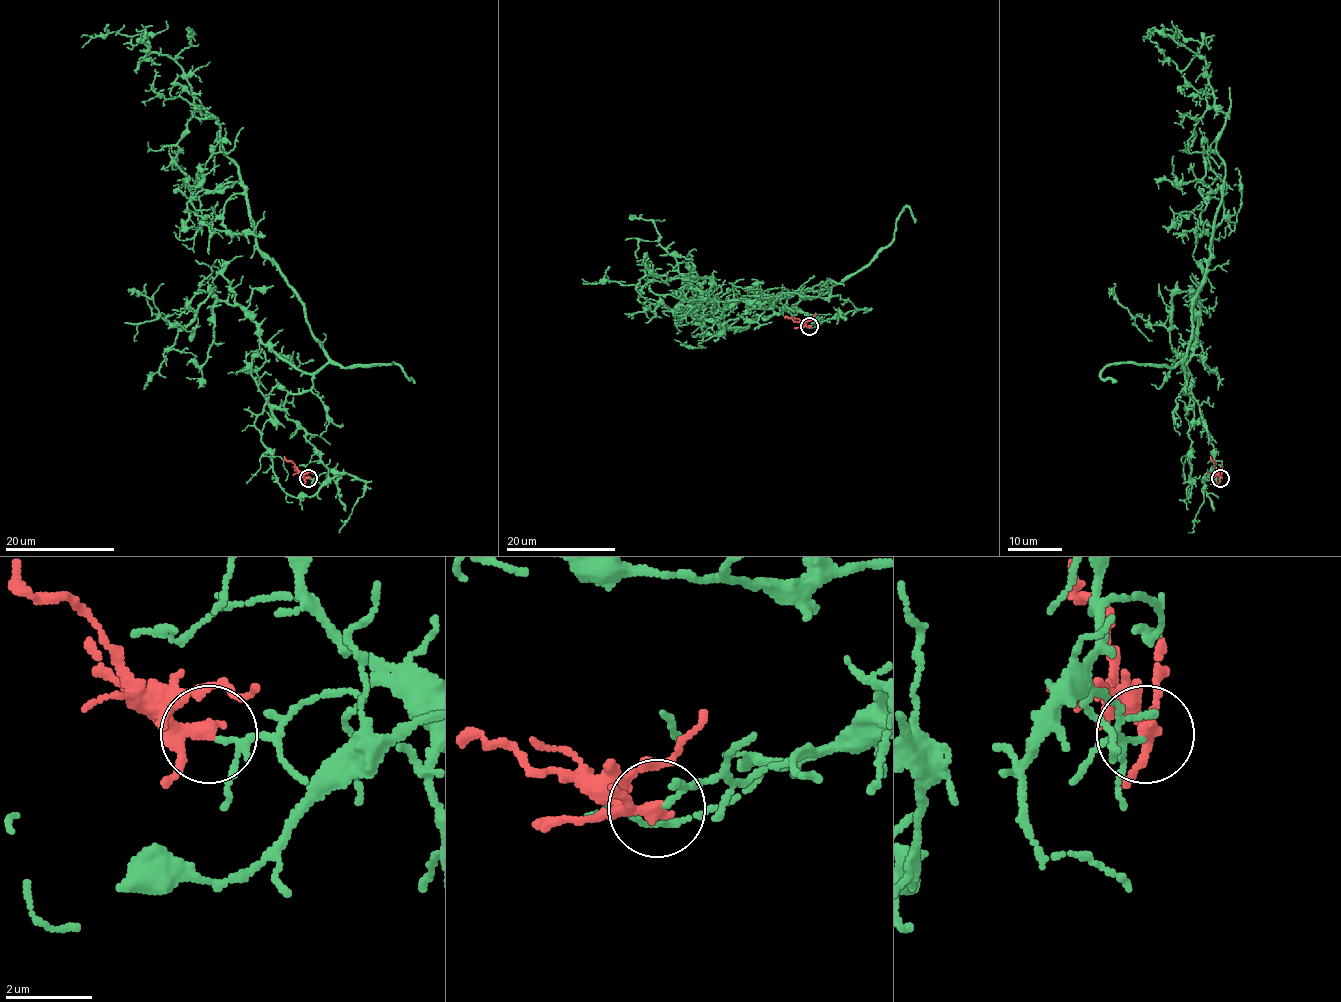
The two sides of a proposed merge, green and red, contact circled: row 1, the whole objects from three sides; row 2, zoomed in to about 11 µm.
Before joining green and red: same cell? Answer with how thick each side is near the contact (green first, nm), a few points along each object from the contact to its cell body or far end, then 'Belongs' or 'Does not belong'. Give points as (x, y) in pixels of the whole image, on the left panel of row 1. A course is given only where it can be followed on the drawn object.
Thickness 100 nm (green) against 280 nm. Course of green: (309, 478), (329, 469), (284, 400), (328, 356), (257, 247), (220, 127), (139, 34), (82, 48). Course of red: (309, 478), (284, 456). Does not belong

